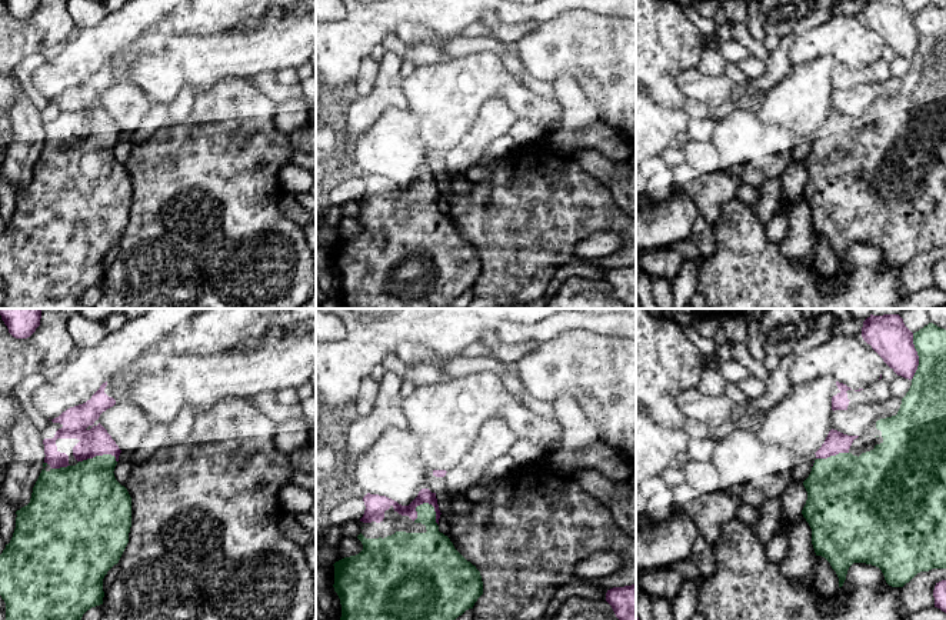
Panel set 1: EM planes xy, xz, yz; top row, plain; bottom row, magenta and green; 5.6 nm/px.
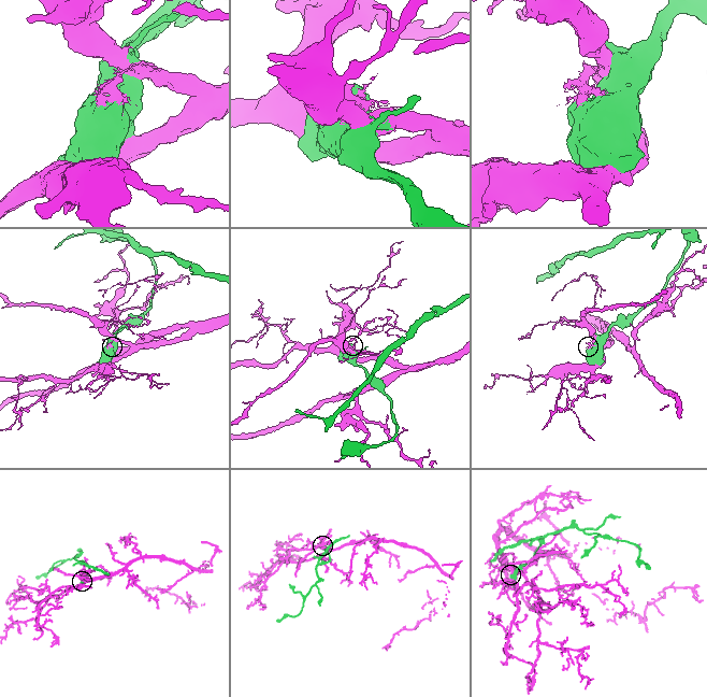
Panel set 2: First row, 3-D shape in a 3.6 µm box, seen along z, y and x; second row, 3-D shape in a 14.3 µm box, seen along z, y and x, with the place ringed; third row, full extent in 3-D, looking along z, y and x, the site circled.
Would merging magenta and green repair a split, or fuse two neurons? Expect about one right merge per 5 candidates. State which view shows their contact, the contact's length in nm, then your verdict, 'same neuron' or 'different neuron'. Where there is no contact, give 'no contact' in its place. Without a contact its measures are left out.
contact in xz; length 160 nm; different neuron

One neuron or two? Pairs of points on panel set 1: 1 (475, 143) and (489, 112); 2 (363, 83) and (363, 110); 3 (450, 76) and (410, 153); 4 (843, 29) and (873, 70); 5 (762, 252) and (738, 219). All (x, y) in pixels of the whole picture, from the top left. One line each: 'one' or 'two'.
1: one
2: two
3: two
4: two
5: one

